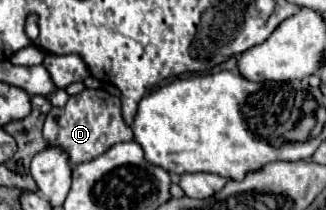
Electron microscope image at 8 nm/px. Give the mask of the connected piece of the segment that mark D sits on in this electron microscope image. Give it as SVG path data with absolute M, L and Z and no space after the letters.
M85 89L83 93L69 97L63 109L53 107L45 119L43 135L51 145L59 145L69 153L71 165L93 161L95 157L99 157L99 153L105 153L115 143L133 141L131 127L127 127L121 117L119 97L107 93L105 89Z

